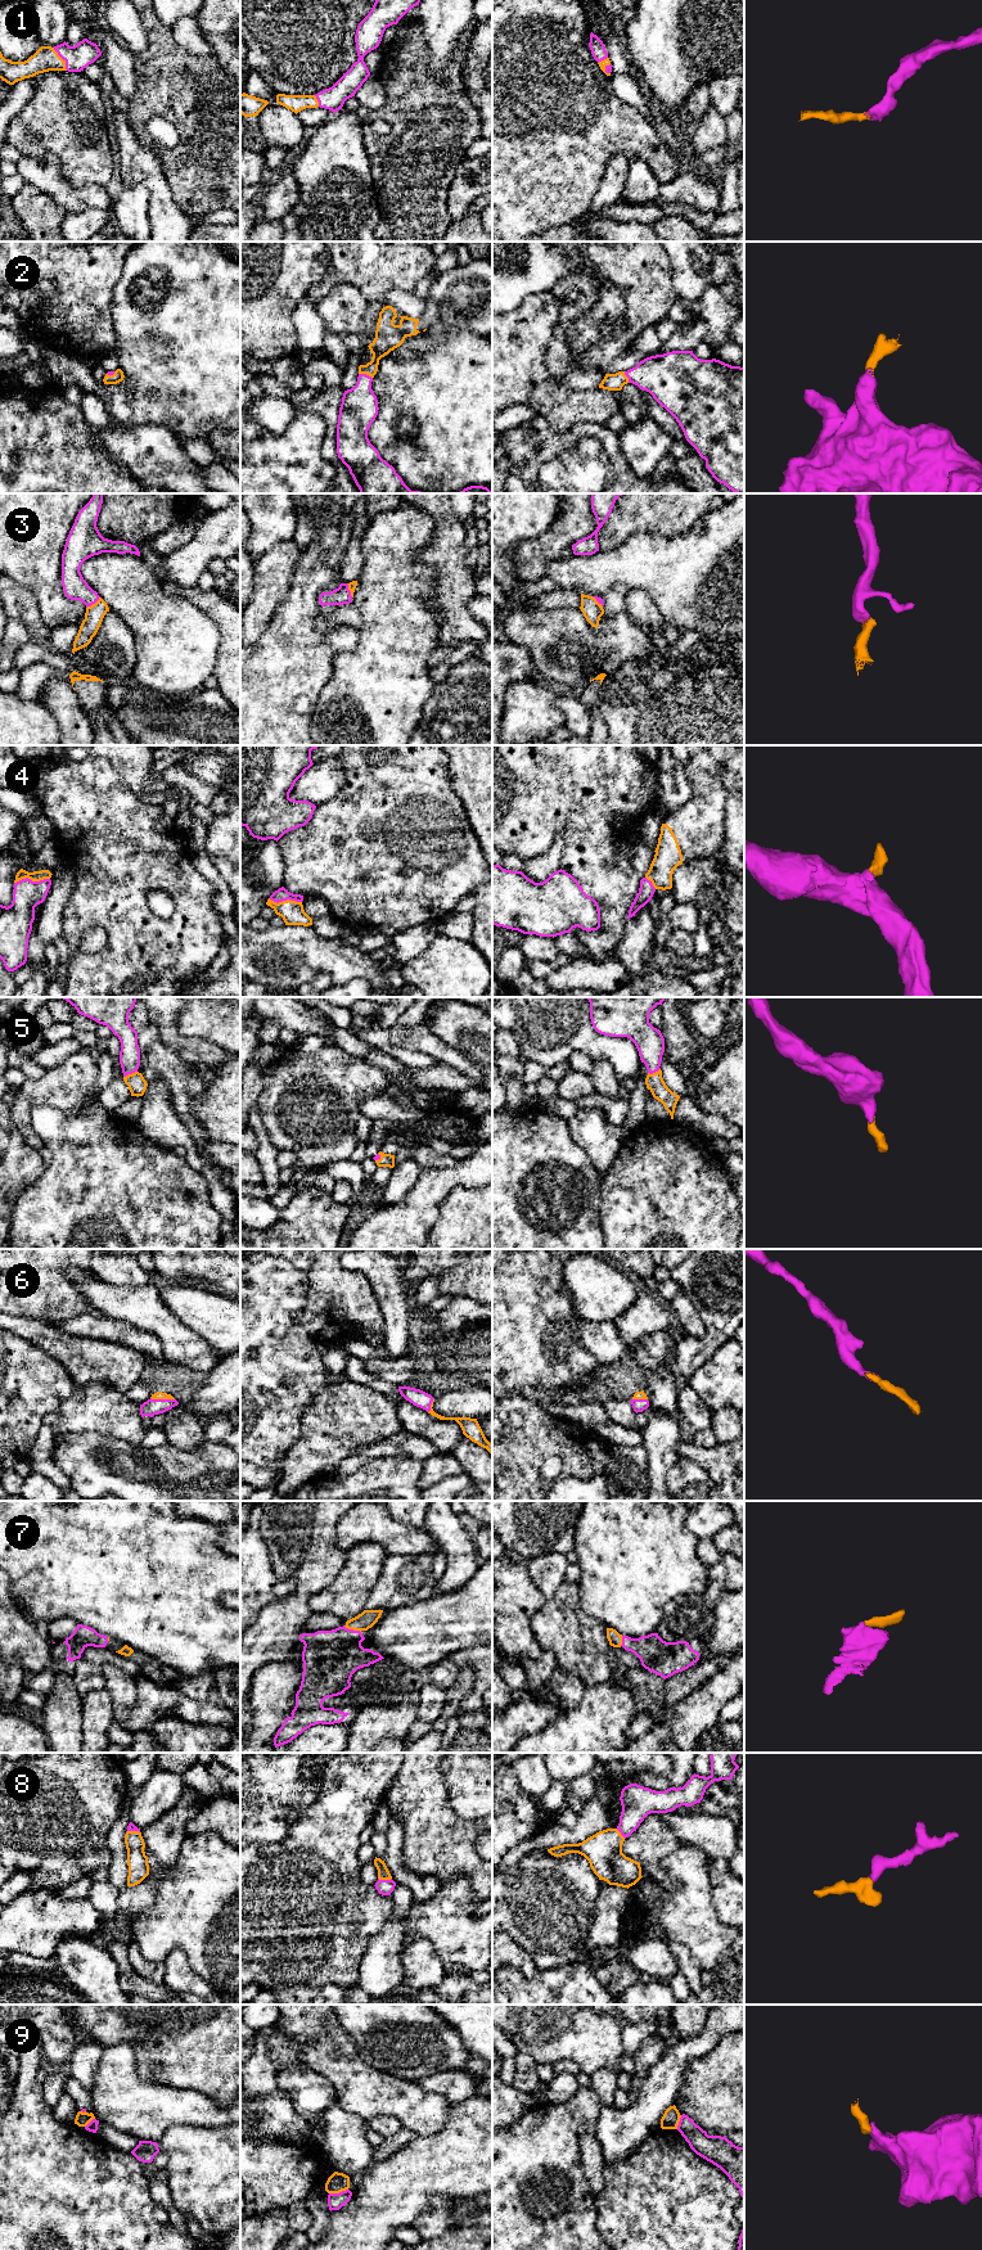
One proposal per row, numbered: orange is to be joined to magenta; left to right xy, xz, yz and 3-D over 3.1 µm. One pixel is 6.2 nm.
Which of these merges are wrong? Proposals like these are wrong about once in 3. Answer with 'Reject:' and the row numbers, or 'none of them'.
Reject: 9

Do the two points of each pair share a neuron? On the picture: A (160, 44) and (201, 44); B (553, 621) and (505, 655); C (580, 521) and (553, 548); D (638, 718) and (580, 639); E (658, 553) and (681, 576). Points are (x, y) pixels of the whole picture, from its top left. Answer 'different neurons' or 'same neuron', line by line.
A: different neurons
B: different neurons
C: same neuron
D: different neurons
E: same neuron

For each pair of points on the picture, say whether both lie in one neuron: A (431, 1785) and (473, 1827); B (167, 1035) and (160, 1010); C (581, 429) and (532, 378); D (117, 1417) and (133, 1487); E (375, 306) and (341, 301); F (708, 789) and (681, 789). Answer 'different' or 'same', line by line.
A: same
B: same
C: different
D: different
E: different
F: different

